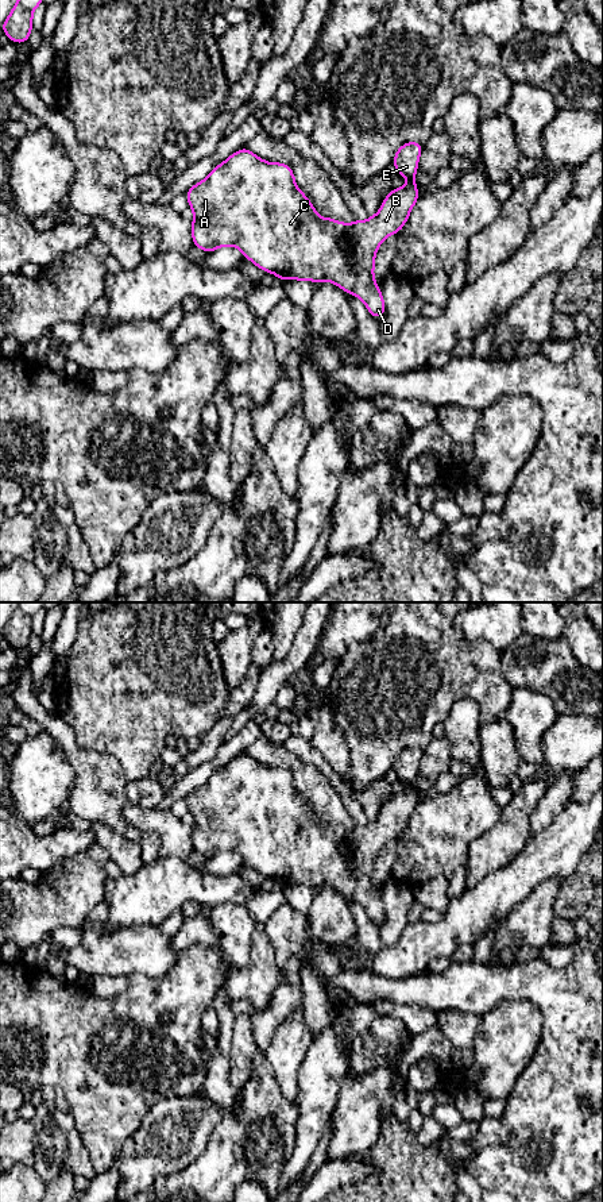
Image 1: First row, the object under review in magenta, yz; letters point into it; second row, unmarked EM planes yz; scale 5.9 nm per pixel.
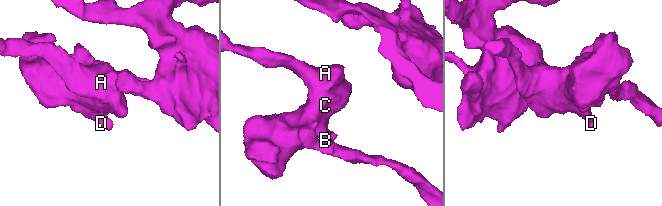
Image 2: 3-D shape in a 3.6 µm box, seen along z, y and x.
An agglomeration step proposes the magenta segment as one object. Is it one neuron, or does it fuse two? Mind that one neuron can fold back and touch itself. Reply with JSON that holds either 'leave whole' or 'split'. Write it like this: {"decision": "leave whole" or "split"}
{"decision": "leave whole"}

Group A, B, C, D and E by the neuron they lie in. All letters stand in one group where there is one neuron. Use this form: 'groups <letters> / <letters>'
groups A B C D E

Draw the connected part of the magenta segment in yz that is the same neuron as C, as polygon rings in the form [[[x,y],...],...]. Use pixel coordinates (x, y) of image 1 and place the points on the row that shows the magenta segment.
[[[406,142],[397,150],[393,159],[397,174],[410,181],[402,188],[393,188],[376,215],[367,221],[355,219],[352,224],[328,216],[320,219],[308,196],[297,189],[287,163],[271,163],[247,147],[240,149],[186,192],[194,213],[190,223],[193,244],[205,254],[223,246],[239,247],[243,257],[263,271],[274,273],[279,281],[329,281],[359,297],[370,315],[380,319],[386,307],[374,278],[375,254],[389,235],[403,228],[420,199],[414,176],[422,147],[421,142]]]

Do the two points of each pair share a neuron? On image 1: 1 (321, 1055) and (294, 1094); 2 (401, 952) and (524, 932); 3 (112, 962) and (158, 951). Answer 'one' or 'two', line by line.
1: two
2: two
3: one

